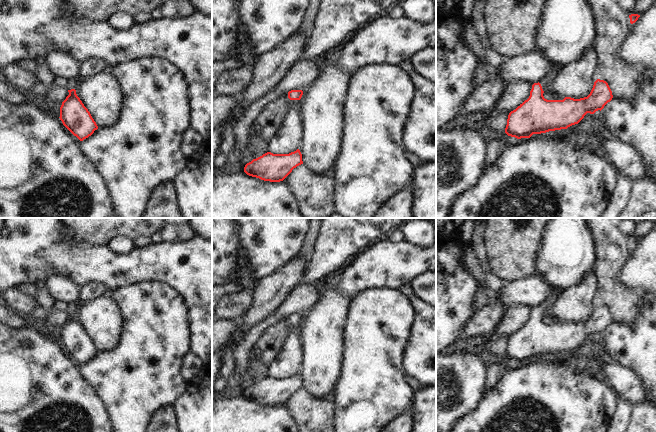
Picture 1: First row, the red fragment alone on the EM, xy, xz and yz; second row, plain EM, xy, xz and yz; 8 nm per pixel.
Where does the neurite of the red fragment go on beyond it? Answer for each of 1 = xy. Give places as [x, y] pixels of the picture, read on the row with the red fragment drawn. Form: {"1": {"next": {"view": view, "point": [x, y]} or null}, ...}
{"1": {"next": {"view": "xy", "point": [71, 83]}}}

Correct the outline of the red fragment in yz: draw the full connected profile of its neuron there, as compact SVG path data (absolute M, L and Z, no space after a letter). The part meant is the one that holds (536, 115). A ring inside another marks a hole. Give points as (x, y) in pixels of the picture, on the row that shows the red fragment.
M555 63L546 76L532 85L530 96L508 115L505 133L517 139L530 138L533 134L567 129L578 124L587 113L602 110L613 98L608 83L597 79L587 97L547 100L543 93L547 84L556 80L563 65Z

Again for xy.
M79 77L68 79L66 89L69 95L60 107L60 120L63 125L80 141L91 136L98 126L88 109L76 94Z

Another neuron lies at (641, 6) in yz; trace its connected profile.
M638 0L636 5L628 12L628 15L643 14L654 4L654 1L655 0Z

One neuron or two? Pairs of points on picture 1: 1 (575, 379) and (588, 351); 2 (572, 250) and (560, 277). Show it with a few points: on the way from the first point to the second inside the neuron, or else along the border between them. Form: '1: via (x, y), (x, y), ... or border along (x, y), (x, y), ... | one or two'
1: border along (578, 367), (587, 373) | two
2: via (565, 257), (560, 270) | one

